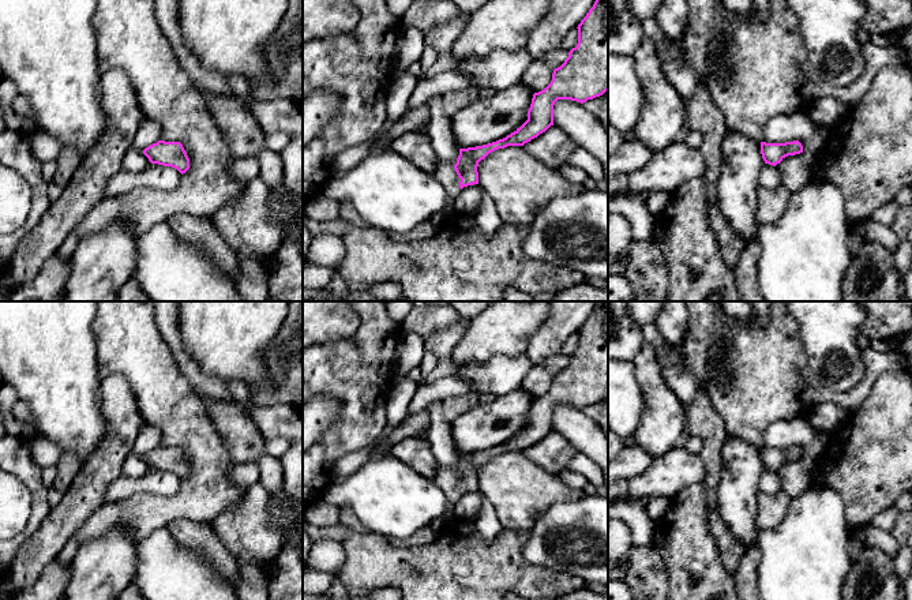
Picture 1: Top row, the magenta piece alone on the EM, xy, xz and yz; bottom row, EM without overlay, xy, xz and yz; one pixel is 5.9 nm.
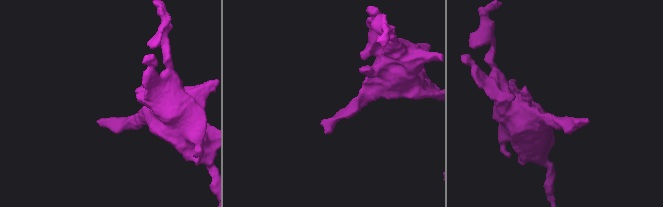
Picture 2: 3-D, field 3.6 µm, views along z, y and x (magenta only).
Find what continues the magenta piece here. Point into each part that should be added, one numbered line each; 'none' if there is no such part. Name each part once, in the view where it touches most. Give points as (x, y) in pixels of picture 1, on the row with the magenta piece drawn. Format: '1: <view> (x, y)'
1: xz (445, 173)

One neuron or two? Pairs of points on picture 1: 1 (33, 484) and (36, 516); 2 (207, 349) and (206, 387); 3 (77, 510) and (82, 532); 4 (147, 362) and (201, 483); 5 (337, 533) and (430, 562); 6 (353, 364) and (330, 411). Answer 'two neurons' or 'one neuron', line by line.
1: one neuron
2: two neurons
3: two neurons
4: one neuron
5: two neurons
6: two neurons

